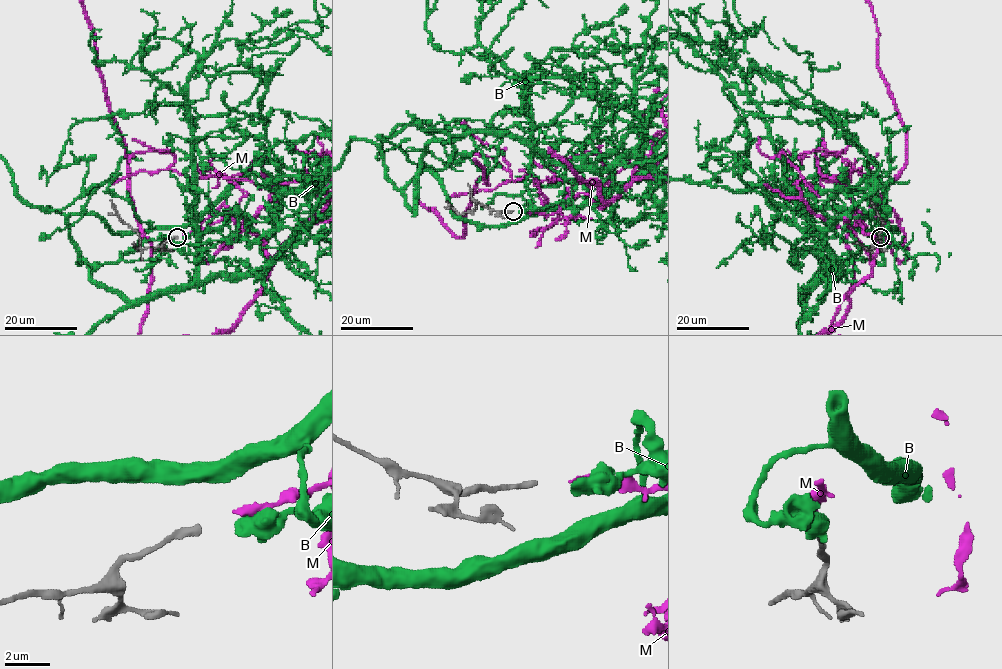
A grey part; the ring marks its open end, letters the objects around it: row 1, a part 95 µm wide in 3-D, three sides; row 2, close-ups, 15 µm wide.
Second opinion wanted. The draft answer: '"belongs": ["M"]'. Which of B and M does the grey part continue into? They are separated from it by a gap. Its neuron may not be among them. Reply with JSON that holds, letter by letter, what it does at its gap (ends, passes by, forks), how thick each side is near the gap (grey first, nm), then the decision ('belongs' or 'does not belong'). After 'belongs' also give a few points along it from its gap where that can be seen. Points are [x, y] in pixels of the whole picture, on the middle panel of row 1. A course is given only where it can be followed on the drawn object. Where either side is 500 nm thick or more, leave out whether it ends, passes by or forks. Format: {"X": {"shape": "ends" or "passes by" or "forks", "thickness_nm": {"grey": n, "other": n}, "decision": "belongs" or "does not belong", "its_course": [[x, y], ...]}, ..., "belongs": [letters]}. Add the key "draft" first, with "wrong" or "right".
{"draft": "right", "B": {"thickness_nm": {"grey": 280, "other": 550}, "decision": "does not belong"}, "M": {"shape": "ends", "thickness_nm": {"grey": 280, "other": 240}, "decision": "belongs"}, "belongs": ["M"]}

